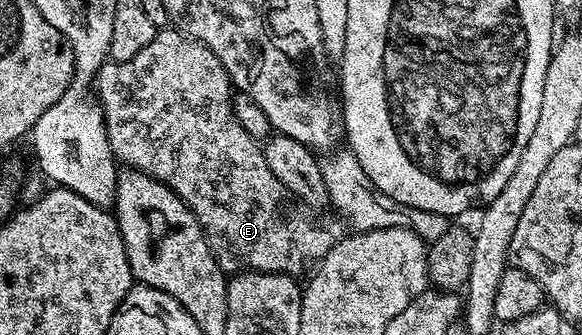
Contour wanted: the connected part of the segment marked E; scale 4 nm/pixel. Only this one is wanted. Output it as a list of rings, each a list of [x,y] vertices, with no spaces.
[[[173,29],[155,30],[152,41],[132,57],[132,61],[120,61],[119,63],[108,61],[98,71],[94,79],[93,90],[96,92],[98,104],[102,106],[102,116],[106,118],[106,136],[110,142],[110,152],[114,154],[115,160],[123,168],[142,171],[150,175],[156,181],[160,181],[165,187],[170,187],[190,207],[190,212],[196,217],[196,221],[206,234],[206,240],[210,246],[210,252],[214,260],[220,264],[223,271],[227,273],[241,273],[243,271],[267,271],[268,273],[280,273],[281,275],[301,276],[302,267],[317,264],[327,255],[336,242],[336,234],[330,227],[317,223],[313,214],[307,213],[296,202],[293,195],[287,191],[280,181],[276,181],[276,173],[268,169],[268,161],[264,157],[259,140],[252,138],[236,121],[234,116],[234,104],[232,102],[232,84],[228,73],[214,53],[202,43],[195,39],[189,39],[180,31]]]

